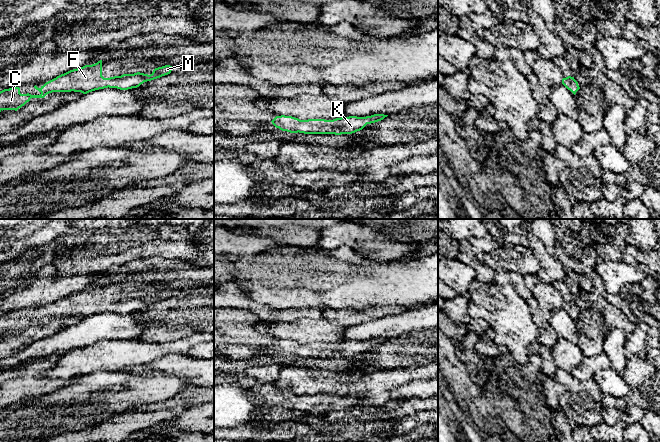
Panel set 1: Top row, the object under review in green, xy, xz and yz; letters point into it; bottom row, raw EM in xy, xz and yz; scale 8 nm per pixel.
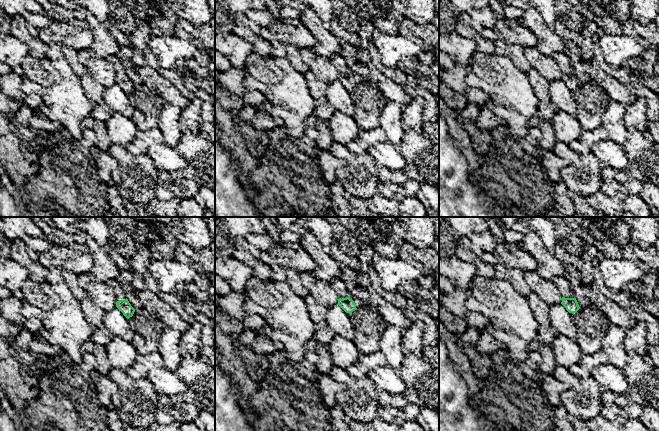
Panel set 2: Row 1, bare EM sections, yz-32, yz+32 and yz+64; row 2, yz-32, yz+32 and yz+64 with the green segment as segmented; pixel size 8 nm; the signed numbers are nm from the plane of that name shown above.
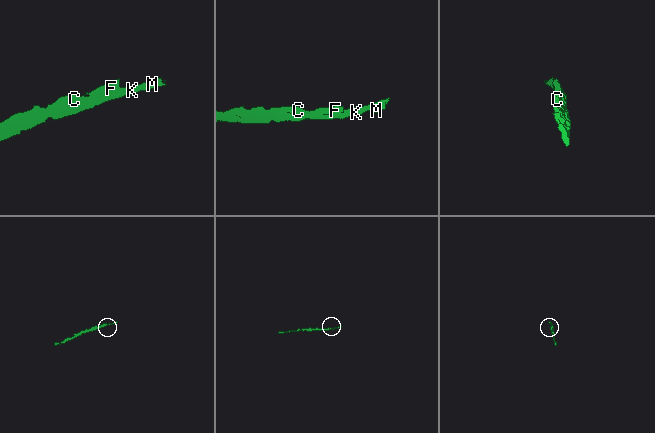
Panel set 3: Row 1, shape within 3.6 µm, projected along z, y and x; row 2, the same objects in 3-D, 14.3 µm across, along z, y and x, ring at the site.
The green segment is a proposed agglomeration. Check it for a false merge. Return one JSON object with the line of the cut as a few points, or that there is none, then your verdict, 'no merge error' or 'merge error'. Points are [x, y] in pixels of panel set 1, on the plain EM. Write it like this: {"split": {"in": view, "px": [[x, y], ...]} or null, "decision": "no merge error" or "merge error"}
{"split": null, "decision": "no merge error"}

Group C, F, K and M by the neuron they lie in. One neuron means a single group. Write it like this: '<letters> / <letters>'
C F K M

